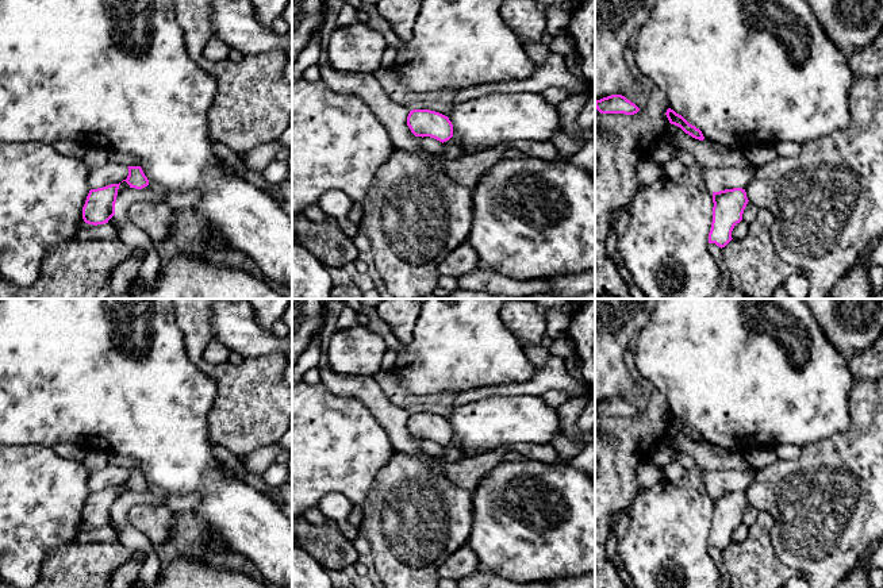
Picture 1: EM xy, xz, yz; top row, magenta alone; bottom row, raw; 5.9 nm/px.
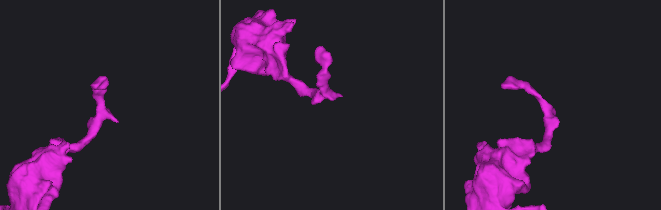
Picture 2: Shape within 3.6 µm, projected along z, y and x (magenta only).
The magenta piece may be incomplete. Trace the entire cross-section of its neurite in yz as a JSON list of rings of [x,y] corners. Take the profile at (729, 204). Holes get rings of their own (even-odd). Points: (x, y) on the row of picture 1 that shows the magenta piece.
[[[742,188],[713,192],[714,207],[709,243],[715,243],[722,249],[733,239],[732,231],[742,220],[748,201]]]

